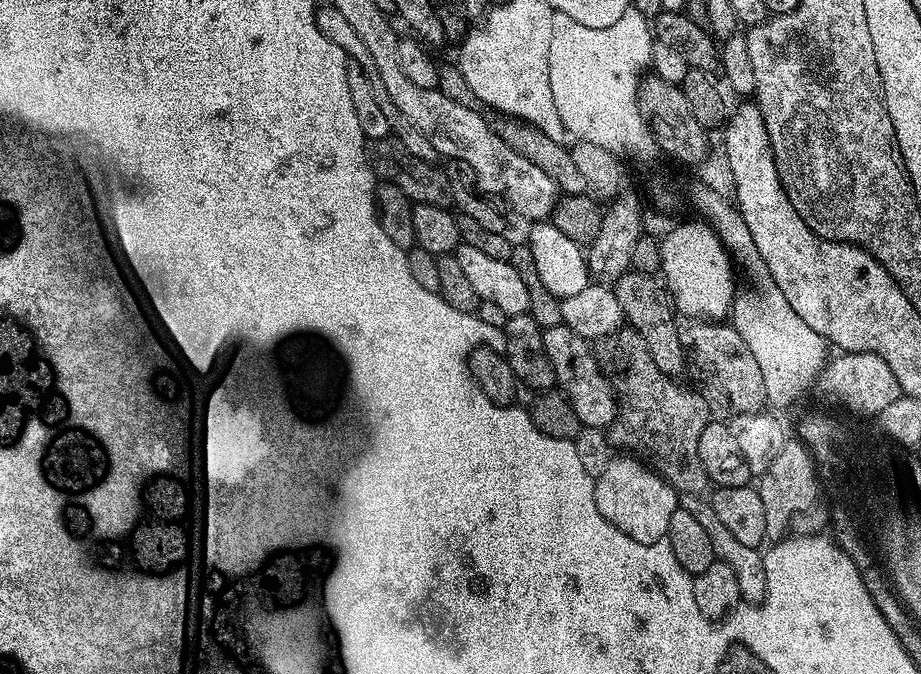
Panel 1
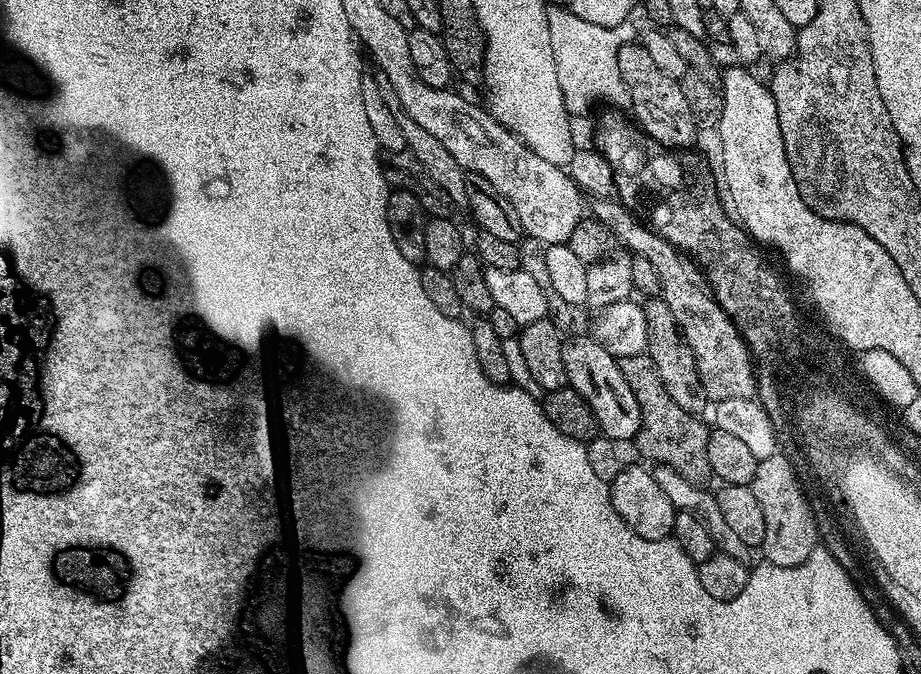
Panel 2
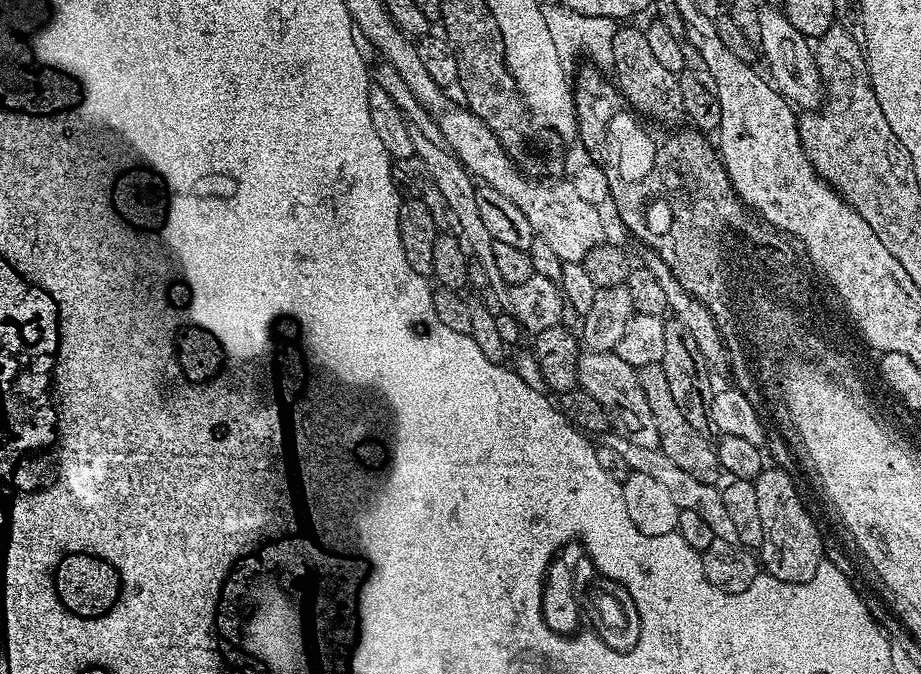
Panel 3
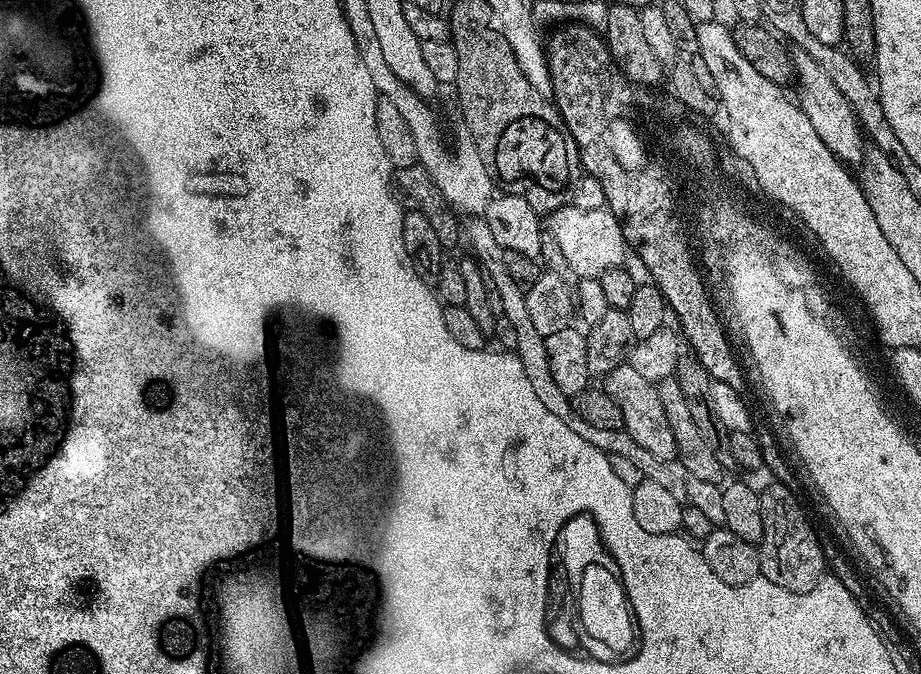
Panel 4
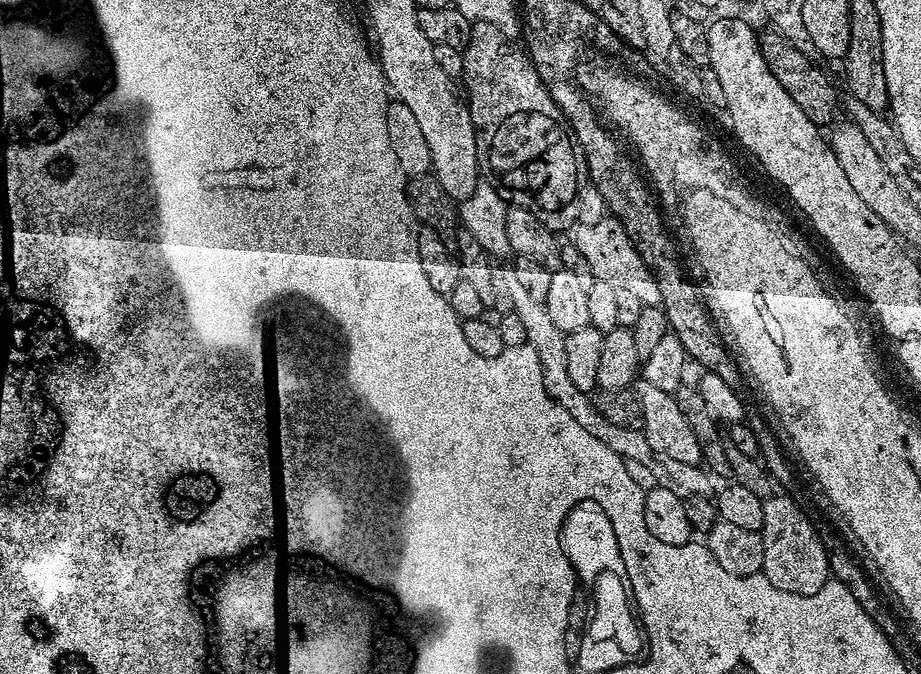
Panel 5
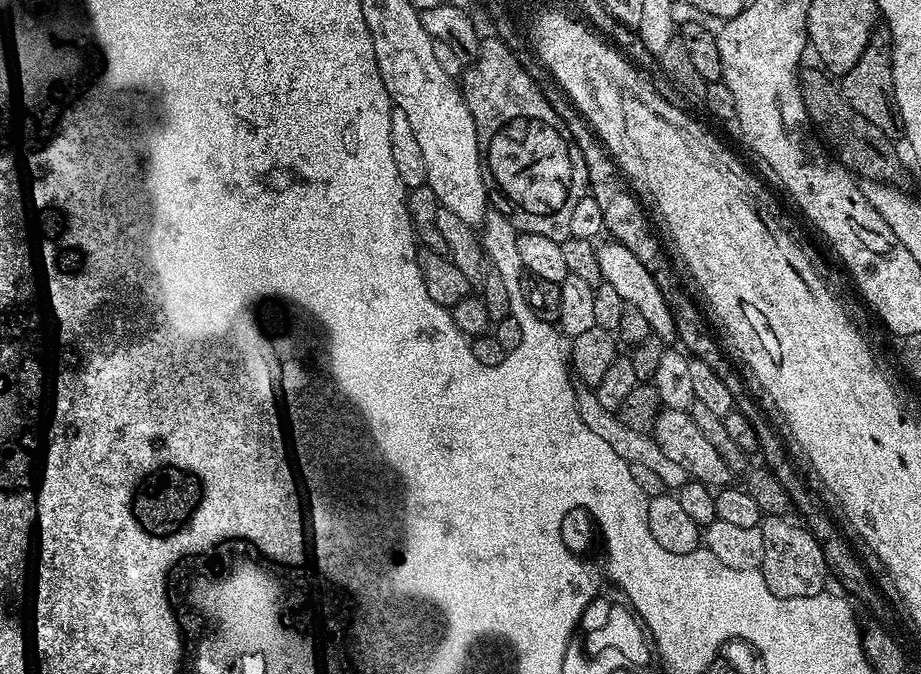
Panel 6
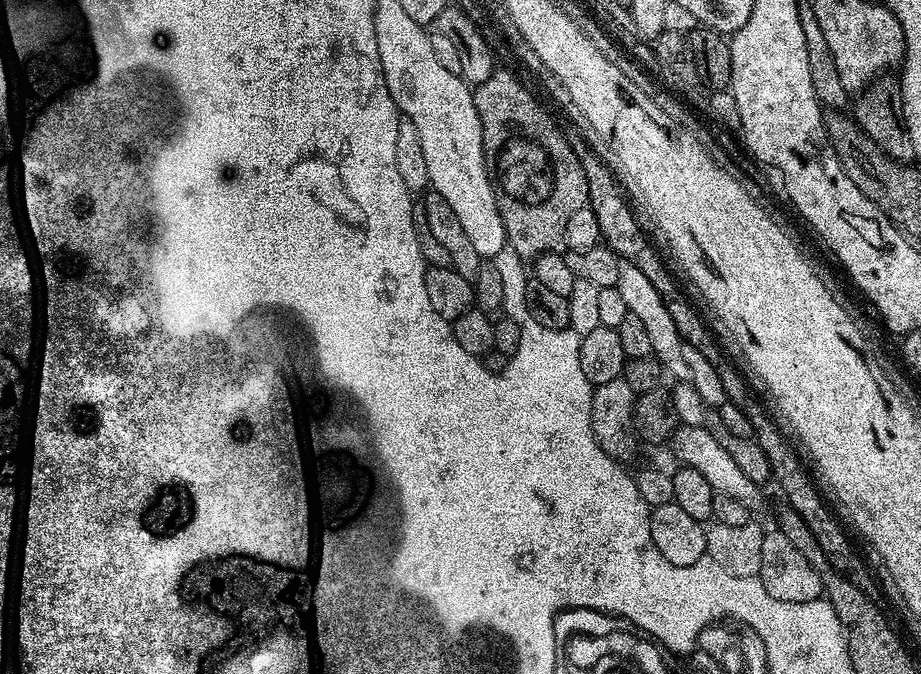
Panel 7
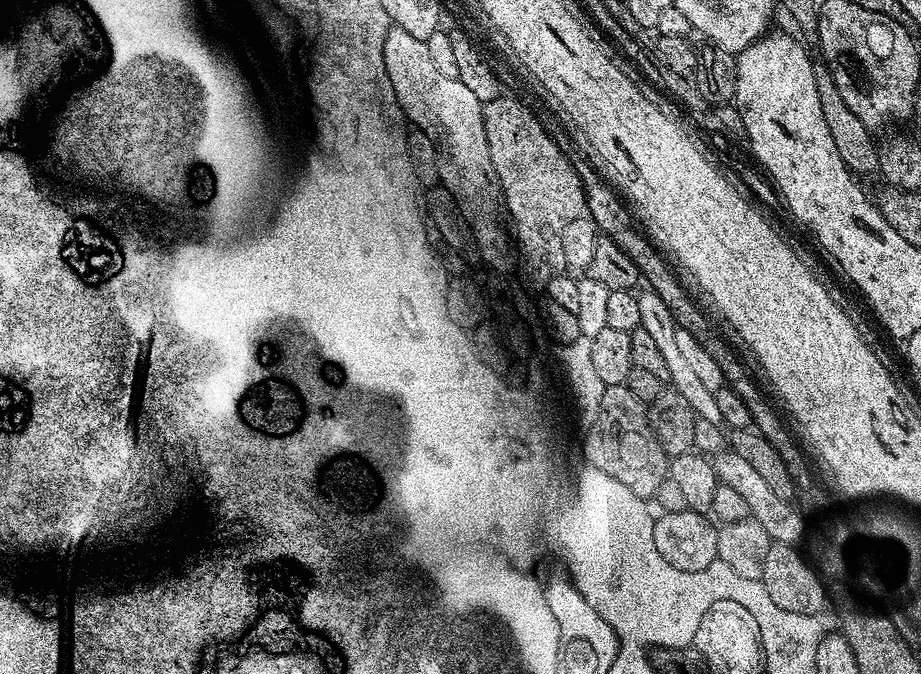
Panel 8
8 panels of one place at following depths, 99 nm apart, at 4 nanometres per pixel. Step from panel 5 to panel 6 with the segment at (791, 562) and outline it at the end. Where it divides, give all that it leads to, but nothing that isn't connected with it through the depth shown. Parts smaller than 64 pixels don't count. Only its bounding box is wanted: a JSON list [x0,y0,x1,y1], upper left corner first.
[759,516,830,598]

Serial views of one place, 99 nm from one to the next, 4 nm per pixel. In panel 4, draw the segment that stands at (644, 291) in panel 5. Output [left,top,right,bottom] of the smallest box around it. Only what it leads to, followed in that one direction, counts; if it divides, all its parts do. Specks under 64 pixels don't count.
[546,206,626,278]

